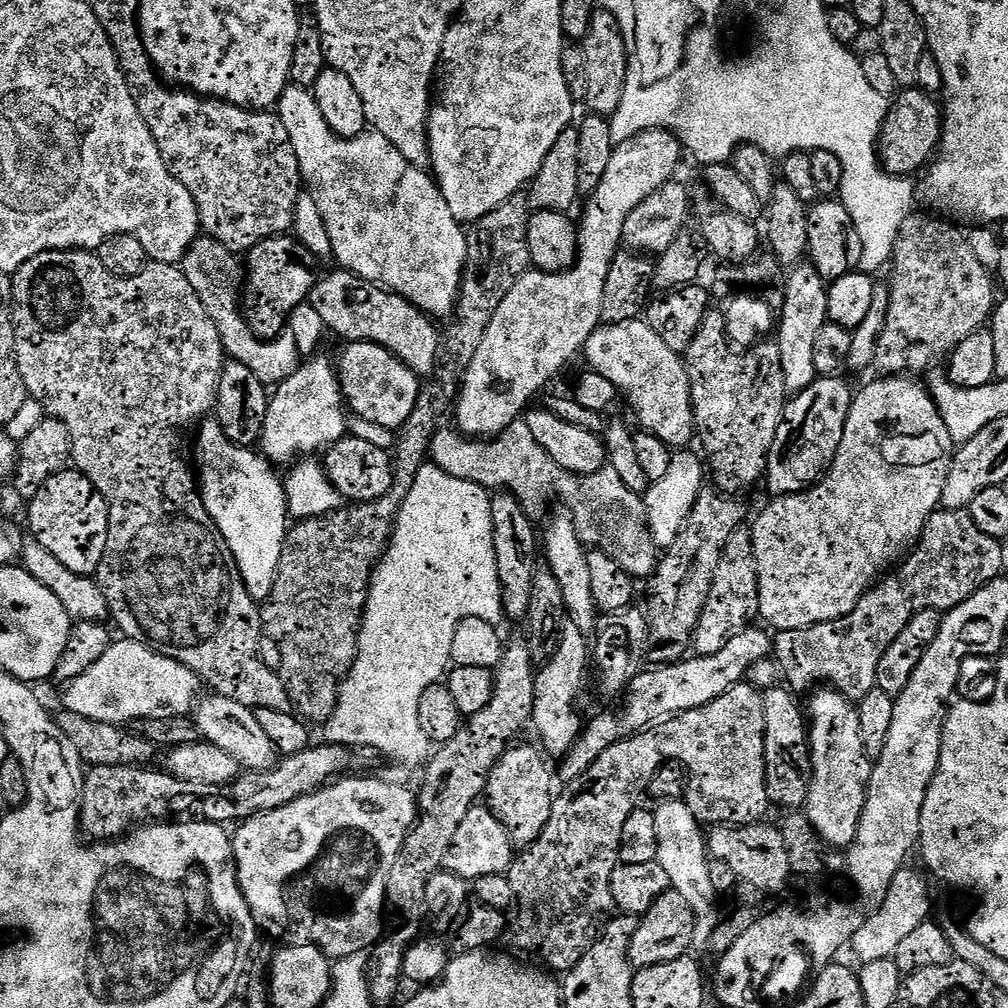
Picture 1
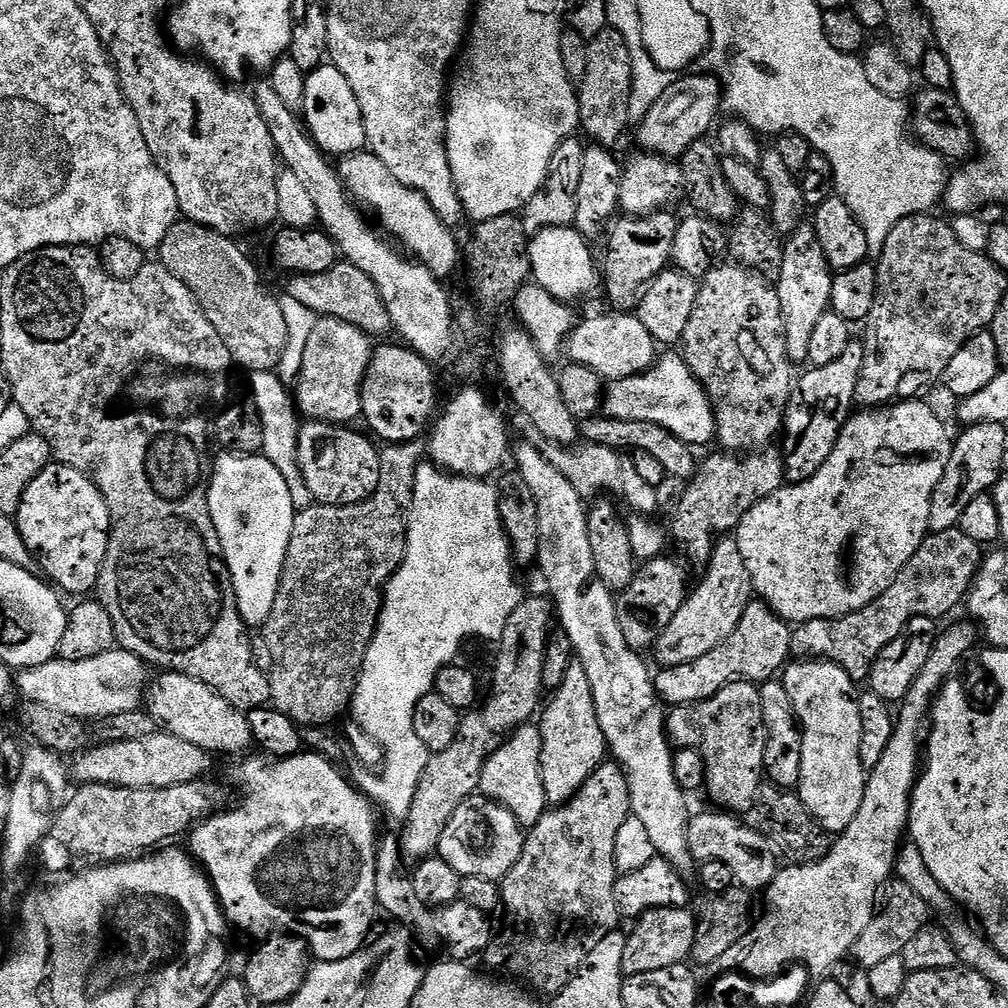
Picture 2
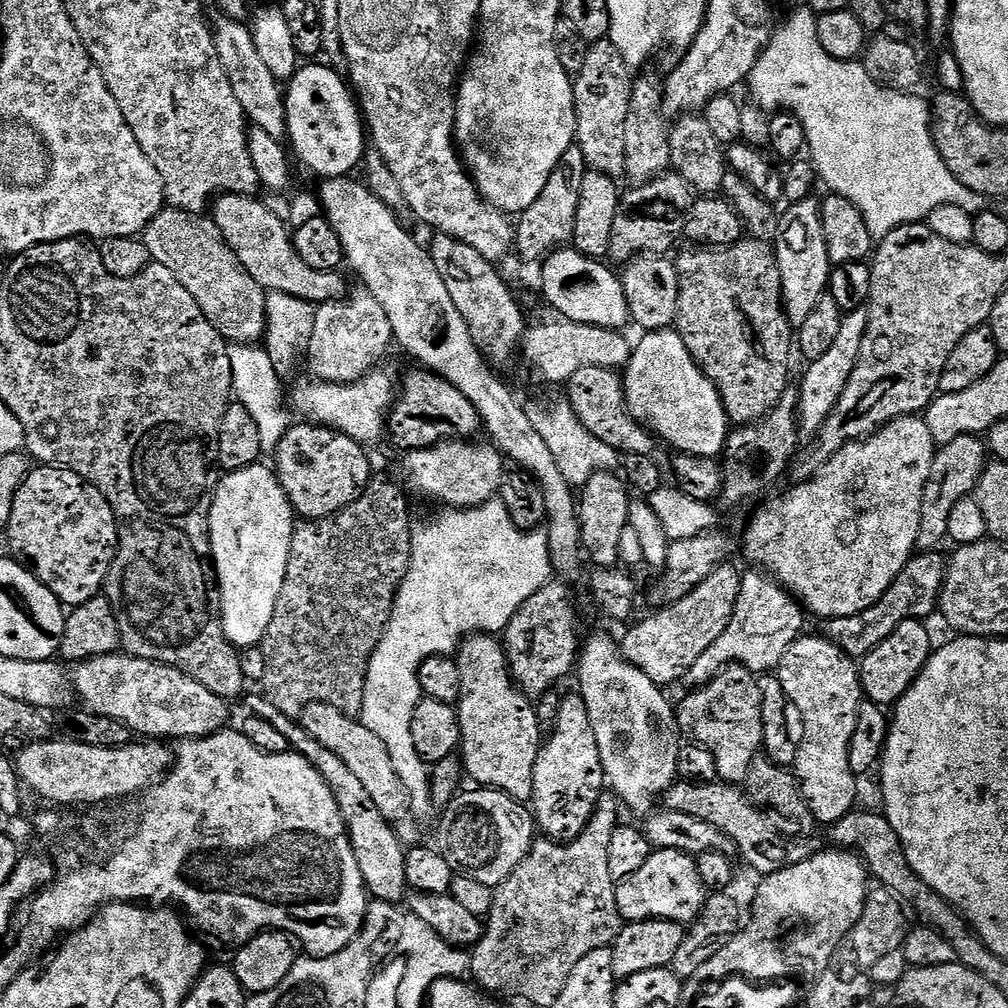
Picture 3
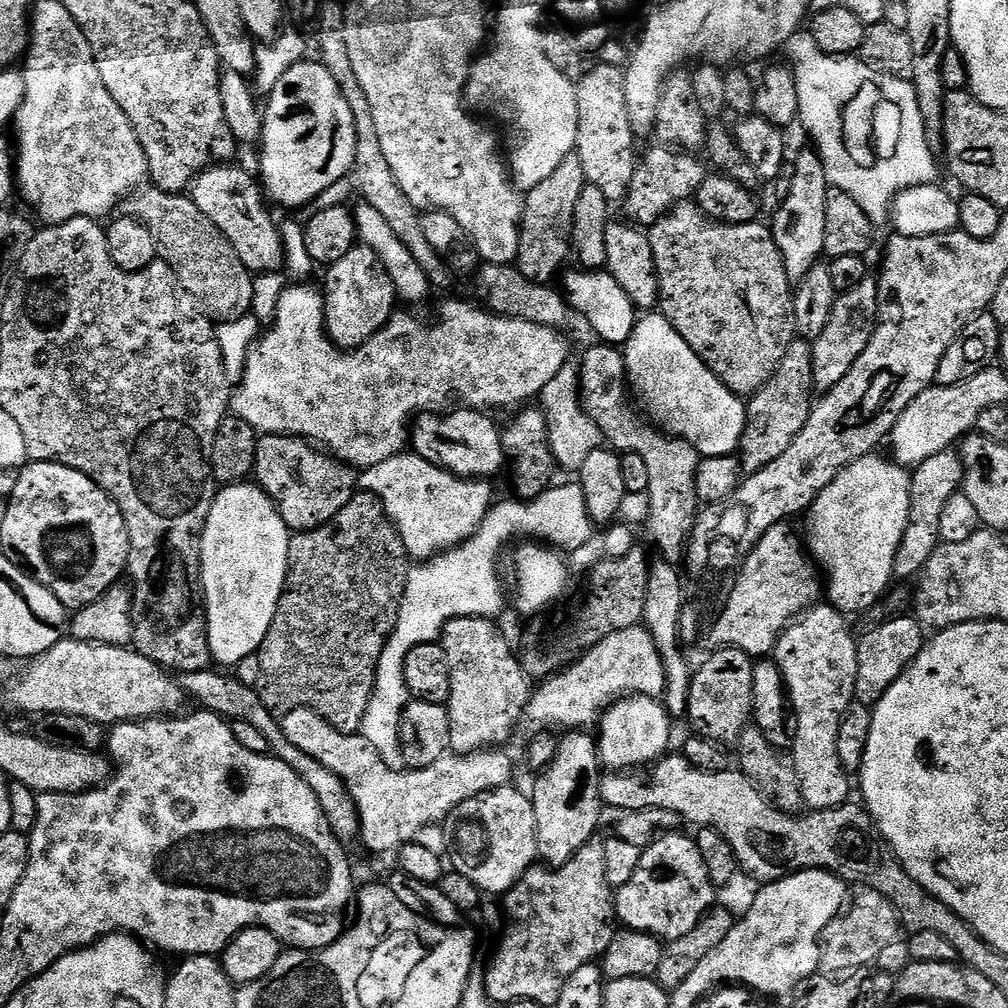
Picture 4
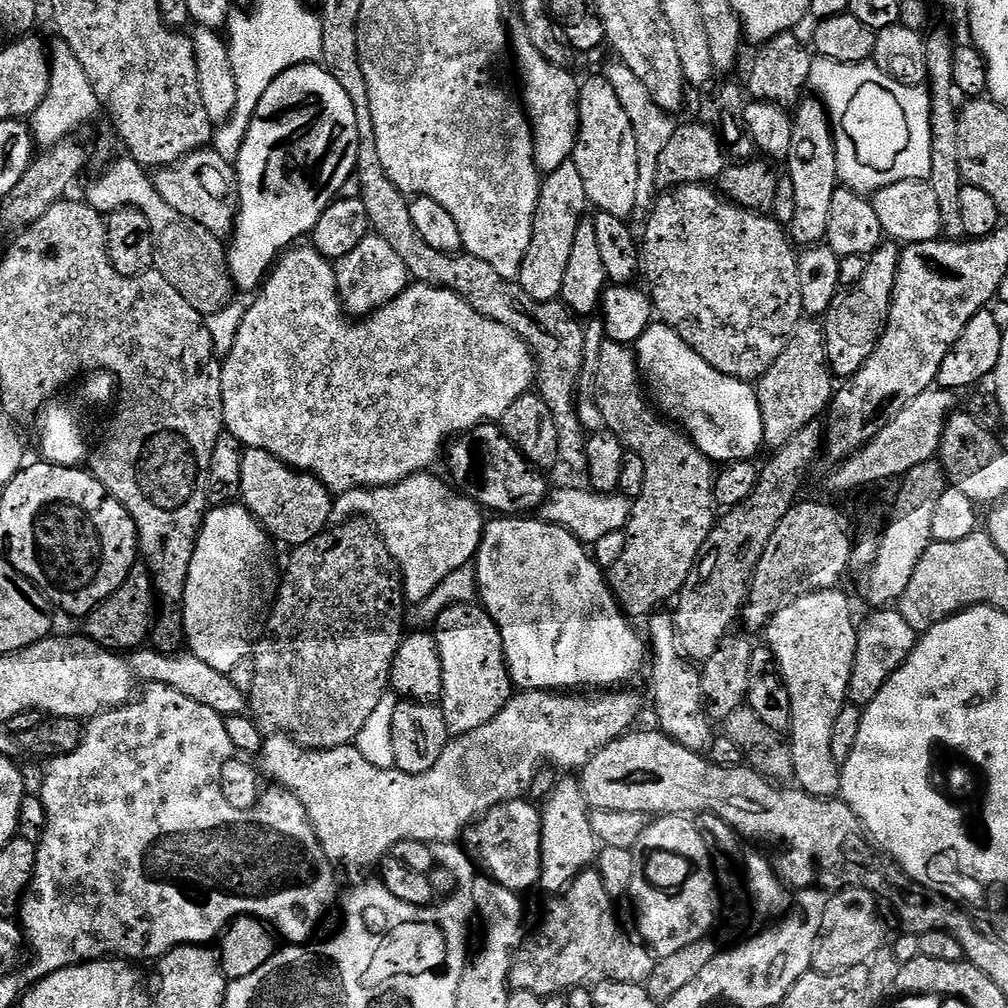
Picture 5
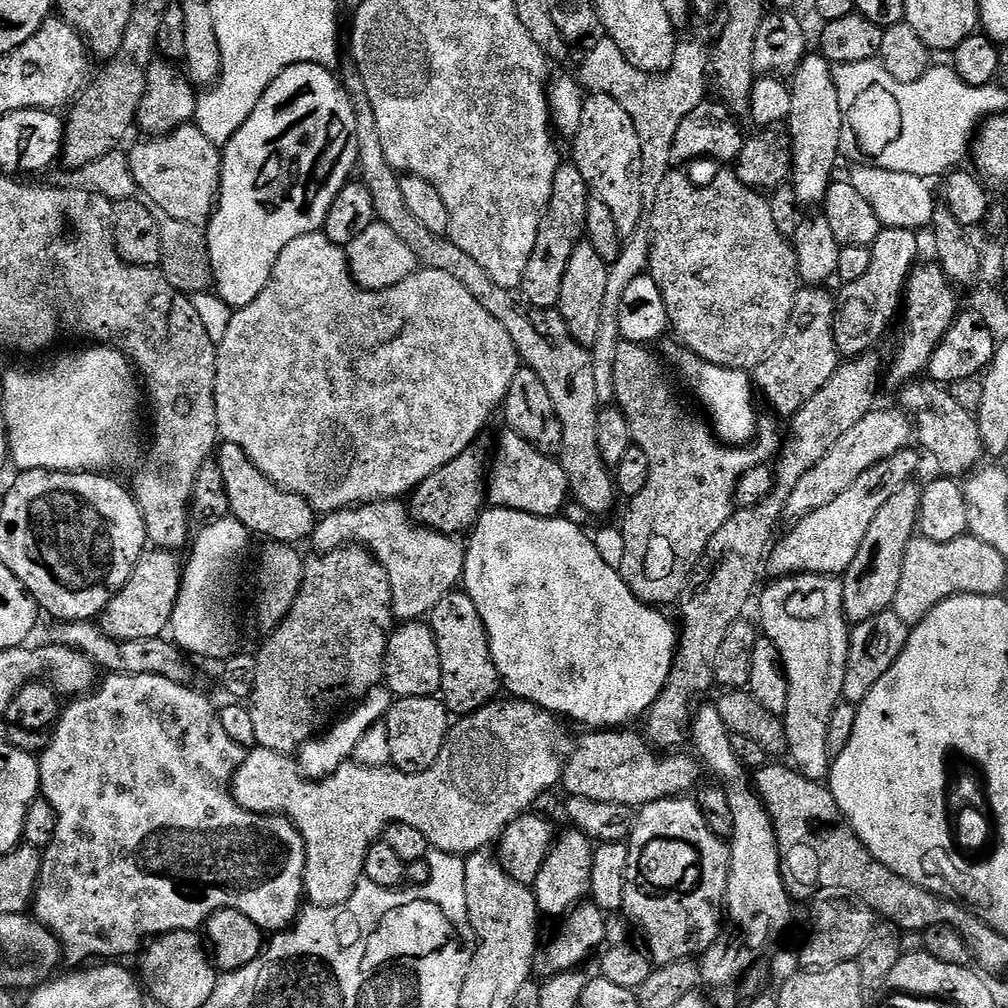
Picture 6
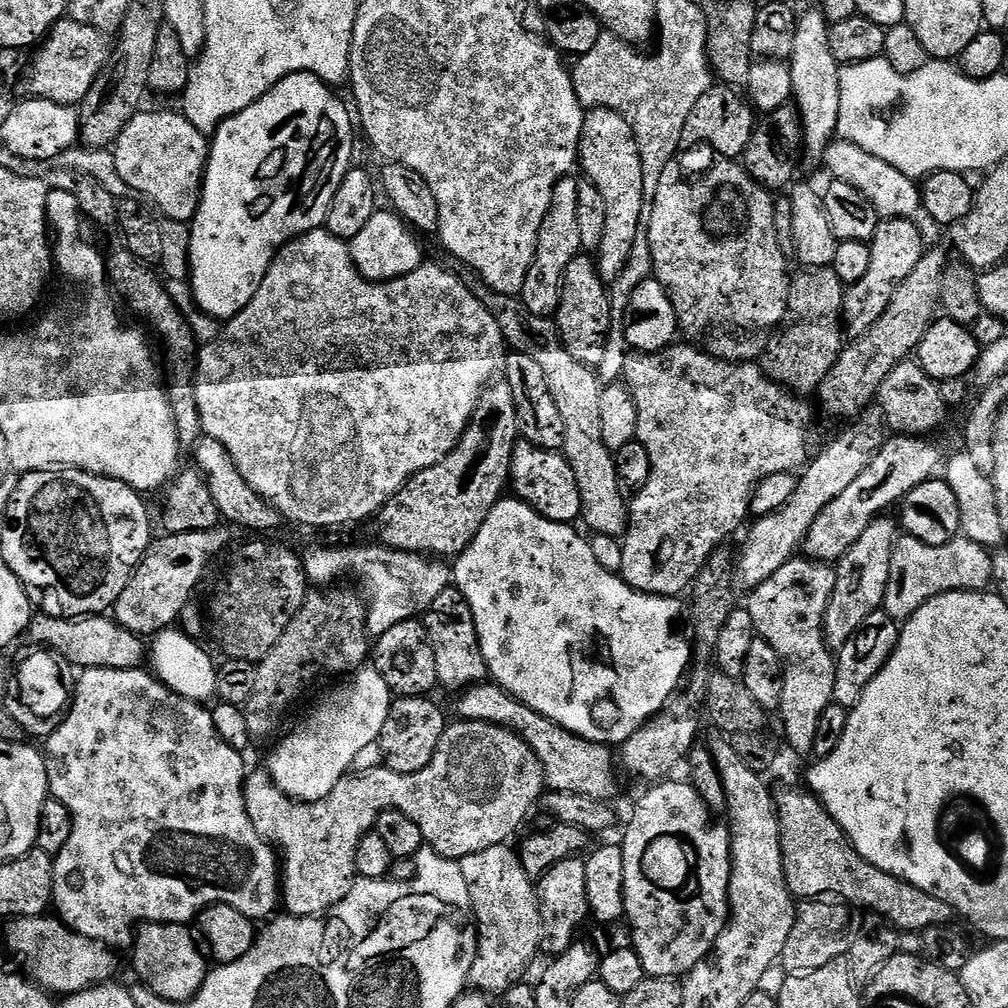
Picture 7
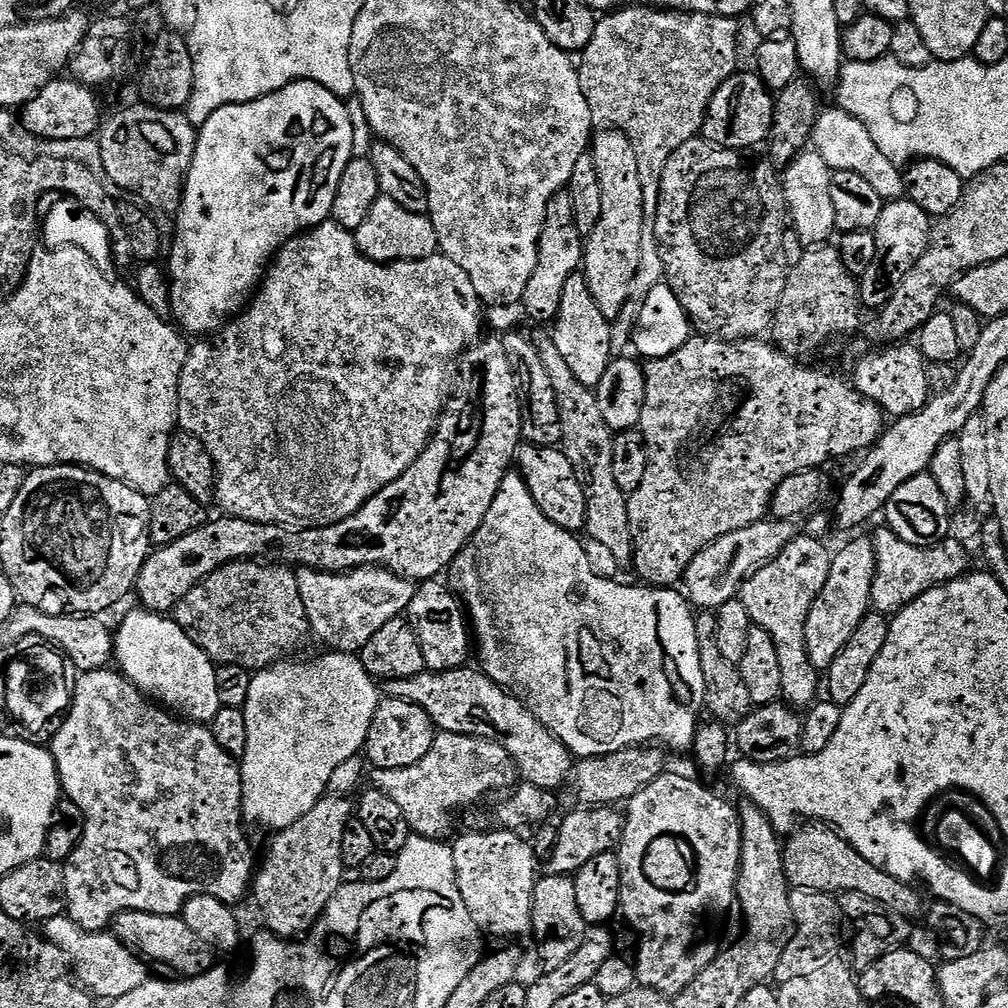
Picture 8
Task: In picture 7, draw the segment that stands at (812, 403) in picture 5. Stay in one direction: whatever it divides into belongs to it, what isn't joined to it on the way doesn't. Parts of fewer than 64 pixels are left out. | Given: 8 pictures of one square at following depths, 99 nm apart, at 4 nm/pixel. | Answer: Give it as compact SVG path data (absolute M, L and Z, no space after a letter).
M831 266L804 268L791 277L787 310L790 319L769 339L766 349L766 371L773 380L797 394L815 393L819 389L844 351L846 332L842 327L842 313L845 291L845 284Z

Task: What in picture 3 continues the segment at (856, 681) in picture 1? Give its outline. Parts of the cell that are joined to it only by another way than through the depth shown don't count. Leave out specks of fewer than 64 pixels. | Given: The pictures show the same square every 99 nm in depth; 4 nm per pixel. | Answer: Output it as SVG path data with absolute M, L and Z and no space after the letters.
M939 551L920 552L913 555L912 559L908 561L908 565L898 574L898 578L894 578L894 582L886 590L886 594L882 594L882 598L878 598L878 602L874 602L858 614L825 619L823 621L824 628L822 628L823 635L837 644L846 655L862 658L866 654L870 654L870 650L874 650L874 646L878 646L878 642L886 642L886 638L890 638L890 634L894 634L894 630L898 630L898 626L902 626L902 622L907 620L927 621L928 615L937 611L944 576L948 573L945 557L942 558L940 555Z

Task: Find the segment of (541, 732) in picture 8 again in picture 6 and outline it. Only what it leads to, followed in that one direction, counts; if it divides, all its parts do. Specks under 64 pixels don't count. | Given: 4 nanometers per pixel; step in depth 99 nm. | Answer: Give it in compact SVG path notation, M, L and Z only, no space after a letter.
M592 730L584 734L588 736L577 742L572 757L569 760L567 757L562 768L562 788L568 796L618 802L639 810L645 804L691 793L701 783L701 765L691 755L653 754L643 735L635 736L628 731L632 730Z

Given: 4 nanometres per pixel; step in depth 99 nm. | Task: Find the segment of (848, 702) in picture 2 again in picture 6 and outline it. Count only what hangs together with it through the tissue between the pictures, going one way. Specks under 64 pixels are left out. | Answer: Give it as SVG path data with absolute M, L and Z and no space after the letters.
M786 576L771 583L758 596L758 624L782 654L784 671L788 673L790 698L782 719L791 763L806 779L824 782L830 775L826 730L830 714L841 703L846 682L850 625L844 618L844 586L835 576Z

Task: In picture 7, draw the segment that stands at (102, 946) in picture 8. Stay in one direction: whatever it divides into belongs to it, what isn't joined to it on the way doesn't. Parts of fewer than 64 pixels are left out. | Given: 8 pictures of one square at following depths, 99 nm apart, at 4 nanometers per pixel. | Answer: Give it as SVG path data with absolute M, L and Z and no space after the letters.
M55 915L18 916L9 919L7 924L9 946L18 955L24 956L24 964L28 967L27 975L46 992L50 994L60 992L61 997L72 996L75 992L81 992L98 984L109 983L113 979L111 966L104 964L105 949L97 941L78 934L72 928L67 928Z

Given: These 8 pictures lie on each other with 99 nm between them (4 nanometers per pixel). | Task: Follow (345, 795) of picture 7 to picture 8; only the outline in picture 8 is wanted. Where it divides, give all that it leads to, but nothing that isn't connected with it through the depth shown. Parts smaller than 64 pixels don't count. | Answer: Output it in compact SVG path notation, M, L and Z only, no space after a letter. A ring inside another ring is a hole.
M440 732L422 762L405 768L379 769L375 773L375 787L395 796L410 813L412 827L419 835L447 837L452 828L452 812L478 803L491 792L503 793L517 783L516 761L499 739L491 739L487 740L484 734ZM325 795L314 810L273 835L276 837L268 848L264 869L254 876L254 896L256 892L269 933L281 938L299 937L324 915L335 892L345 883L344 833L350 827L348 815L354 812L346 801L344 796Z

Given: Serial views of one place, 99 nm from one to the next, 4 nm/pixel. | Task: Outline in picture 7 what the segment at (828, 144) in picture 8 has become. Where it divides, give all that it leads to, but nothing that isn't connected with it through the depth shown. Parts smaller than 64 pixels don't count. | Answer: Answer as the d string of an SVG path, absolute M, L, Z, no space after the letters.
M840 138L828 147L824 156L828 162L828 168L835 179L845 180L850 186L862 190L866 198L884 218L895 218L898 216L915 217L922 208L922 188L917 181L911 180L902 170L894 170L890 162L878 158L862 146L853 143L850 139Z

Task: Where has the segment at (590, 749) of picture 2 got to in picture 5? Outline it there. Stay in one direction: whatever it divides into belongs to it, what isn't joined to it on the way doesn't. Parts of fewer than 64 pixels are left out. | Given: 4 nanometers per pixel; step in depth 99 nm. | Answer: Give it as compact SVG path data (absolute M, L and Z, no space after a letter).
M572 774L560 778L555 790L550 793L547 800L542 804L542 819L540 822L542 862L540 863L539 887L541 889L545 888L548 894L563 894L572 885L572 881L578 879L582 873L589 871L595 865L598 859L598 841L594 830L590 826L591 817L592 812L584 797L584 791L579 779Z

